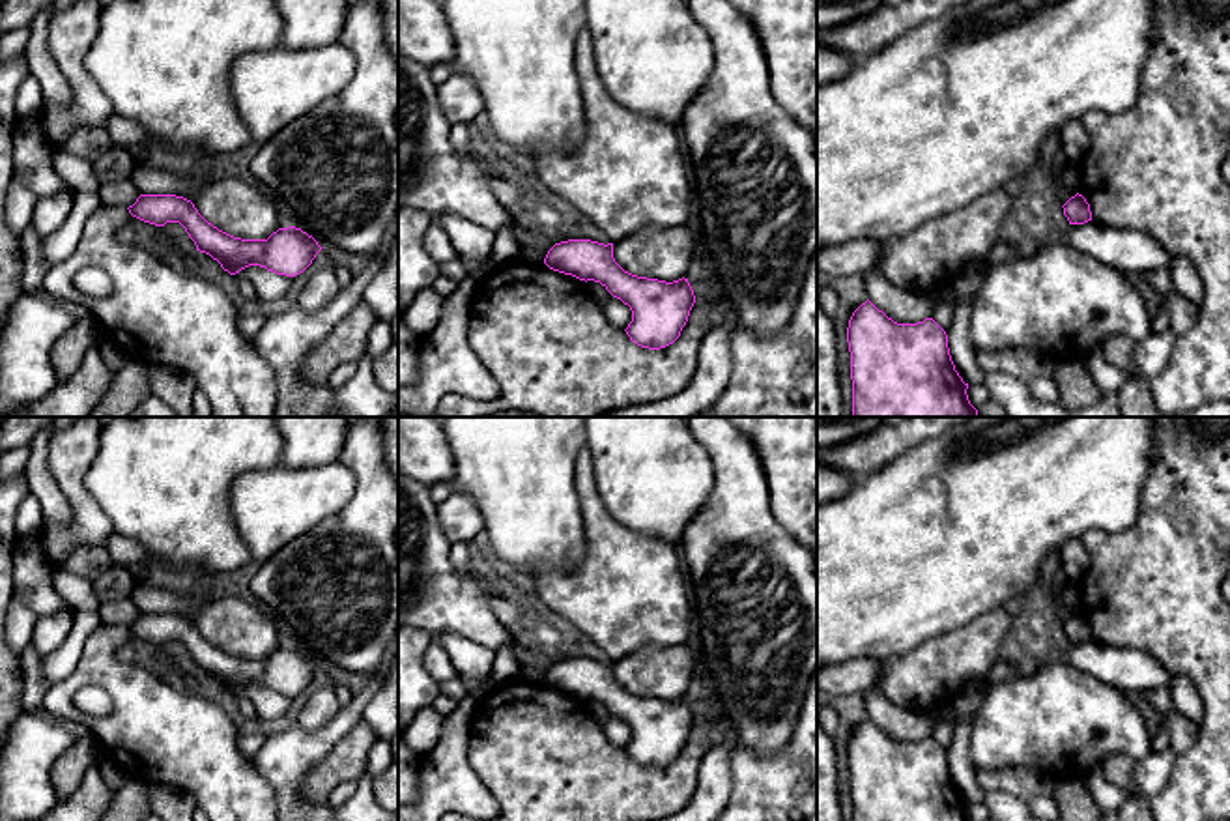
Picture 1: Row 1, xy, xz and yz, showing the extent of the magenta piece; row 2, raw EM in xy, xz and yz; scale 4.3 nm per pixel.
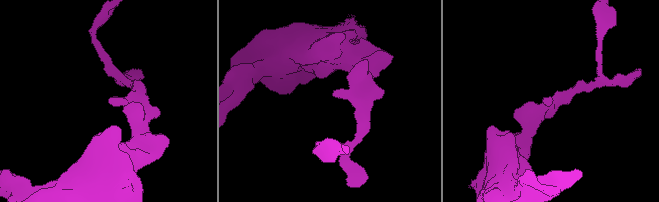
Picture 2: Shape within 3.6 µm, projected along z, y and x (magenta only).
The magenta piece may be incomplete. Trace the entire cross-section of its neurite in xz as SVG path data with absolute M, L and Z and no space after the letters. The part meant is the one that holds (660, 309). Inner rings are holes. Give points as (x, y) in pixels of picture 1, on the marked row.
M561 241L548 251L544 264L579 281L600 282L613 297L628 305L632 322L624 331L641 348L660 350L673 344L695 303L684 277L665 282L624 271L613 258L613 243Z

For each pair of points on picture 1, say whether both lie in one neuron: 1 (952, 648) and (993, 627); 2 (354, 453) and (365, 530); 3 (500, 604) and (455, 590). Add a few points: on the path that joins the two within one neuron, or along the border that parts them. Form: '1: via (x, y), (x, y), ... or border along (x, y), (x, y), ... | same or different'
1: via (961, 648), (972, 648), (984, 636) | same
2: via (367, 472), (367, 511) | same
3: border along (488, 584), (486, 603), (513, 638) | different

